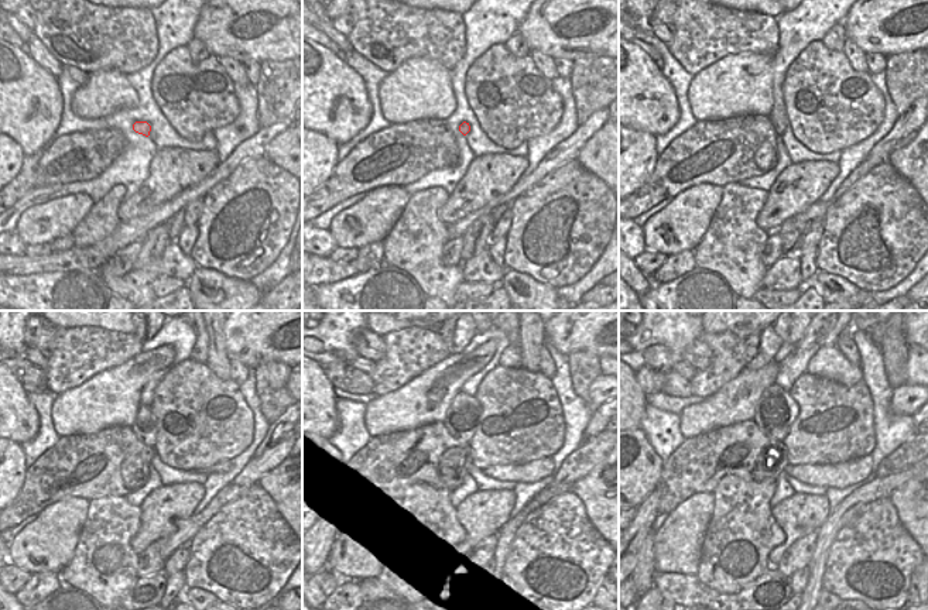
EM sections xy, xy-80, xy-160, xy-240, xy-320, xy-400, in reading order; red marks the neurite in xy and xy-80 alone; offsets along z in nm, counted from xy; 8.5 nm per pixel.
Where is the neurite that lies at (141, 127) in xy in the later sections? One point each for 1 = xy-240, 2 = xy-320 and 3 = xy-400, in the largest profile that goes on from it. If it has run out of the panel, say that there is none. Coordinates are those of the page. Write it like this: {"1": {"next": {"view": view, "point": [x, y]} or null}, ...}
{"1": {"next": {"view": "xy-240", "point": [144, 427]}}, "2": {"next": {"view": "xy-320", "point": [461, 420]}}, "3": {"next": {"view": "xy-400", "point": [776, 411]}}}

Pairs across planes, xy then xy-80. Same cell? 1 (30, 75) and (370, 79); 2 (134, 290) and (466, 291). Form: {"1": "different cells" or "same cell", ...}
{"1": "different cells", "2": "different cells"}

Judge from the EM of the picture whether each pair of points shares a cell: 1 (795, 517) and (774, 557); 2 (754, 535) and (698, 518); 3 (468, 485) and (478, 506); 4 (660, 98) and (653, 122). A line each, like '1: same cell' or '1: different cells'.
1: same cell
2: different cells
3: different cells
4: same cell

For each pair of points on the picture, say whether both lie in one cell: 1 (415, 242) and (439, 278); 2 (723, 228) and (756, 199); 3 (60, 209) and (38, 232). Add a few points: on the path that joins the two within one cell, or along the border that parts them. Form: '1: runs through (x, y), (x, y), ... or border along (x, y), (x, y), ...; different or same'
1: runs through (418, 250), (424, 263), (431, 270); same
2: runs through (732, 219), (747, 204); same
3: runs through (55, 216), (45, 230); same

